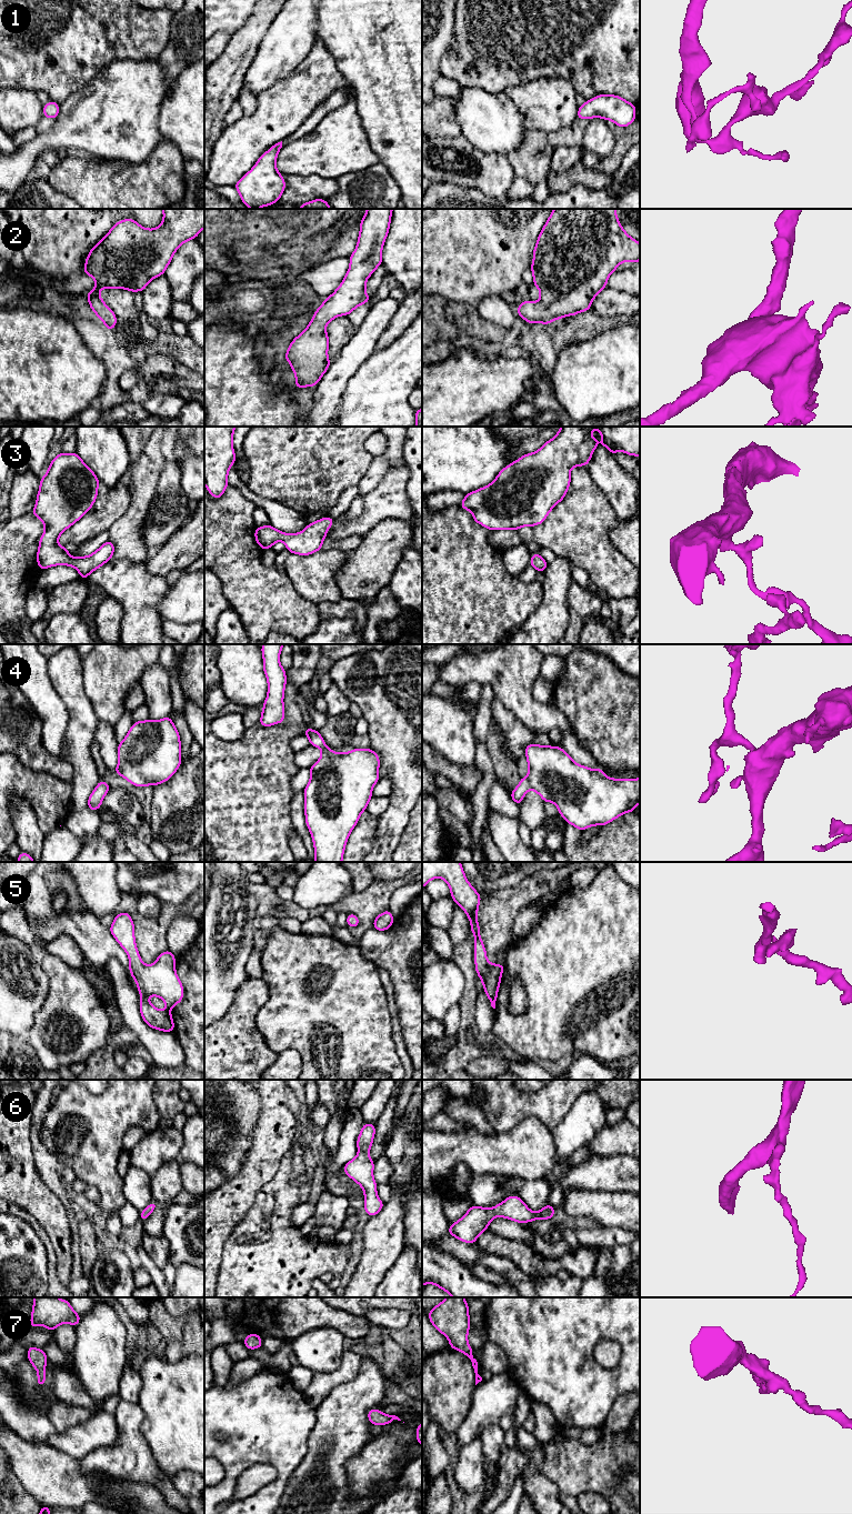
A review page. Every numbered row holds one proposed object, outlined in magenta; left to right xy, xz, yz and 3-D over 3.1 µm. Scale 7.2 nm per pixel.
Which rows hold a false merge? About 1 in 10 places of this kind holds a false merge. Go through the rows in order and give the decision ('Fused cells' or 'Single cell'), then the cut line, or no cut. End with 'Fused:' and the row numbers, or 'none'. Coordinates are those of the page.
1: Single cell. No split
2: Single cell. No split
3: Single cell. No split
4: Single cell. No split
5: Single cell. No split
6: Single cell. No split
7: Single cell. No split
Fused: none

